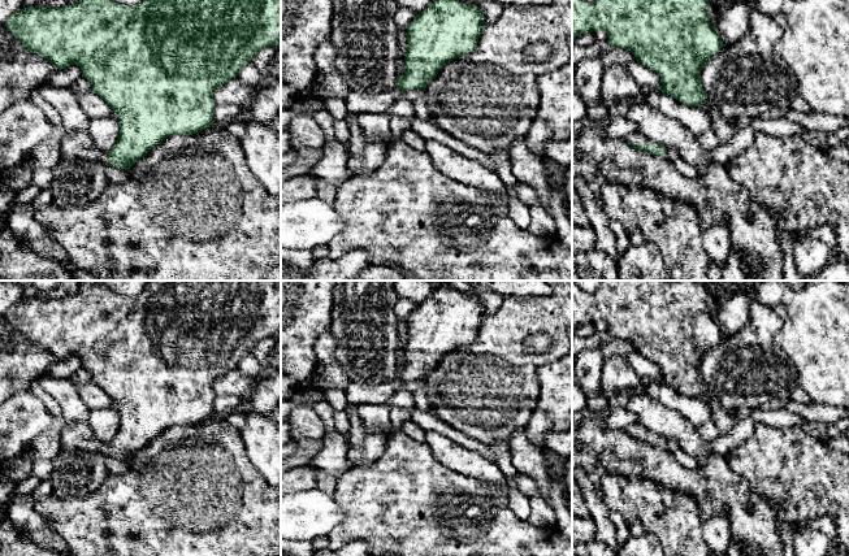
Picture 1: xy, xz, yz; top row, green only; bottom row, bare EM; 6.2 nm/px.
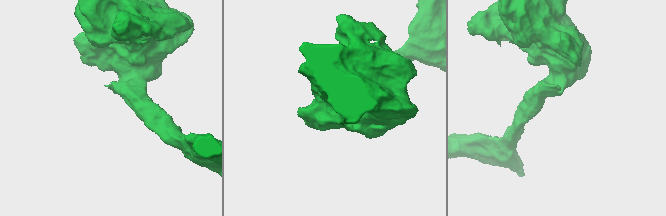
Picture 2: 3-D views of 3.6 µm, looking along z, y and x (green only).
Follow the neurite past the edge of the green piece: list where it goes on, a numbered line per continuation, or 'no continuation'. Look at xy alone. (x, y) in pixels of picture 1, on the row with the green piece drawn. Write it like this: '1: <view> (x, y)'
1: xy (79, 144)

